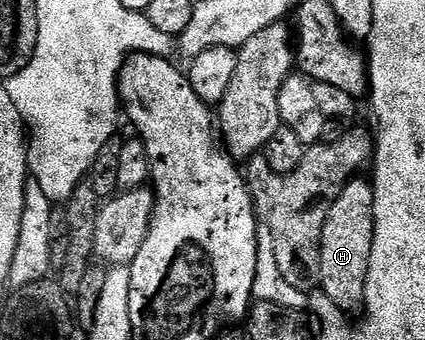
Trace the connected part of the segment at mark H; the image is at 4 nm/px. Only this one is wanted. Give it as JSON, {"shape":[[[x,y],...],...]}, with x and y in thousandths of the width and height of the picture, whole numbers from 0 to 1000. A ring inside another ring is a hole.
{"shape":[[[835,521],[814,538],[791,591],[776,600],[753,709],[753,856],[809,921],[854,900],[866,779],[875,756],[880,541],[868,524],[852,524]]]}

